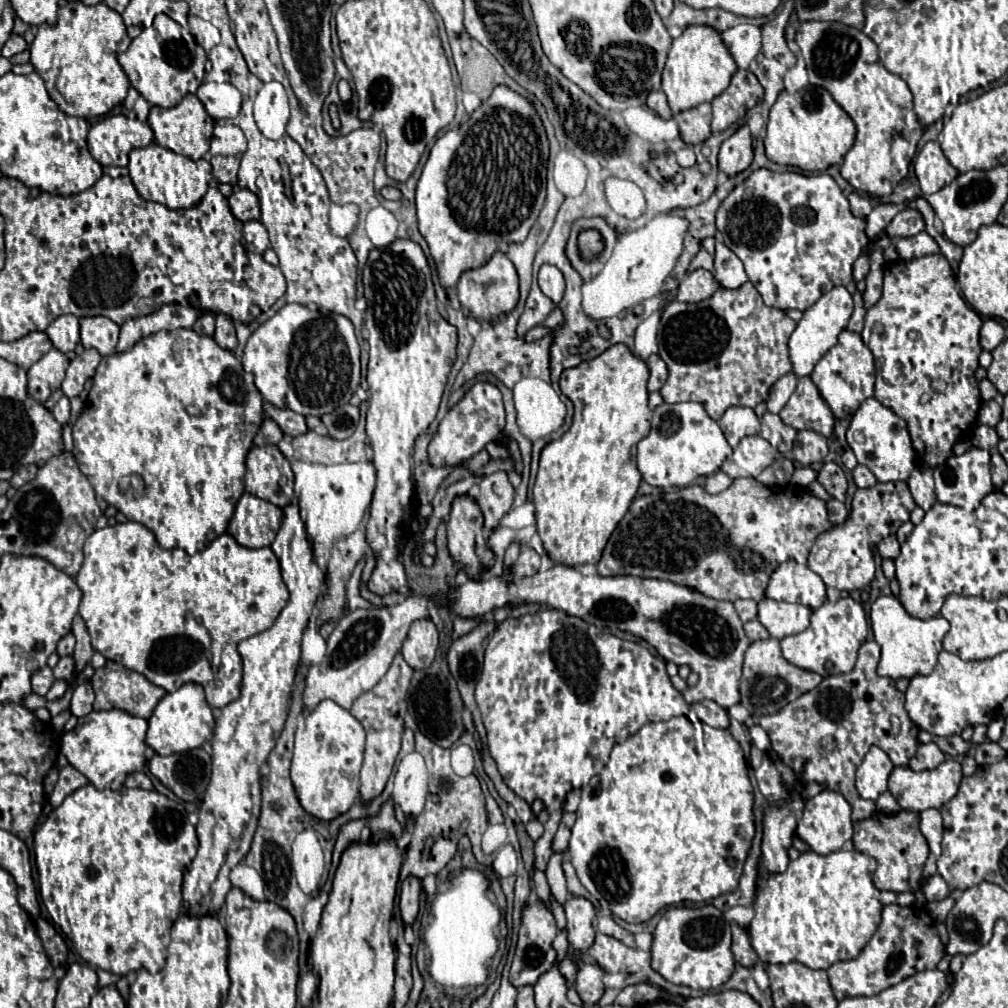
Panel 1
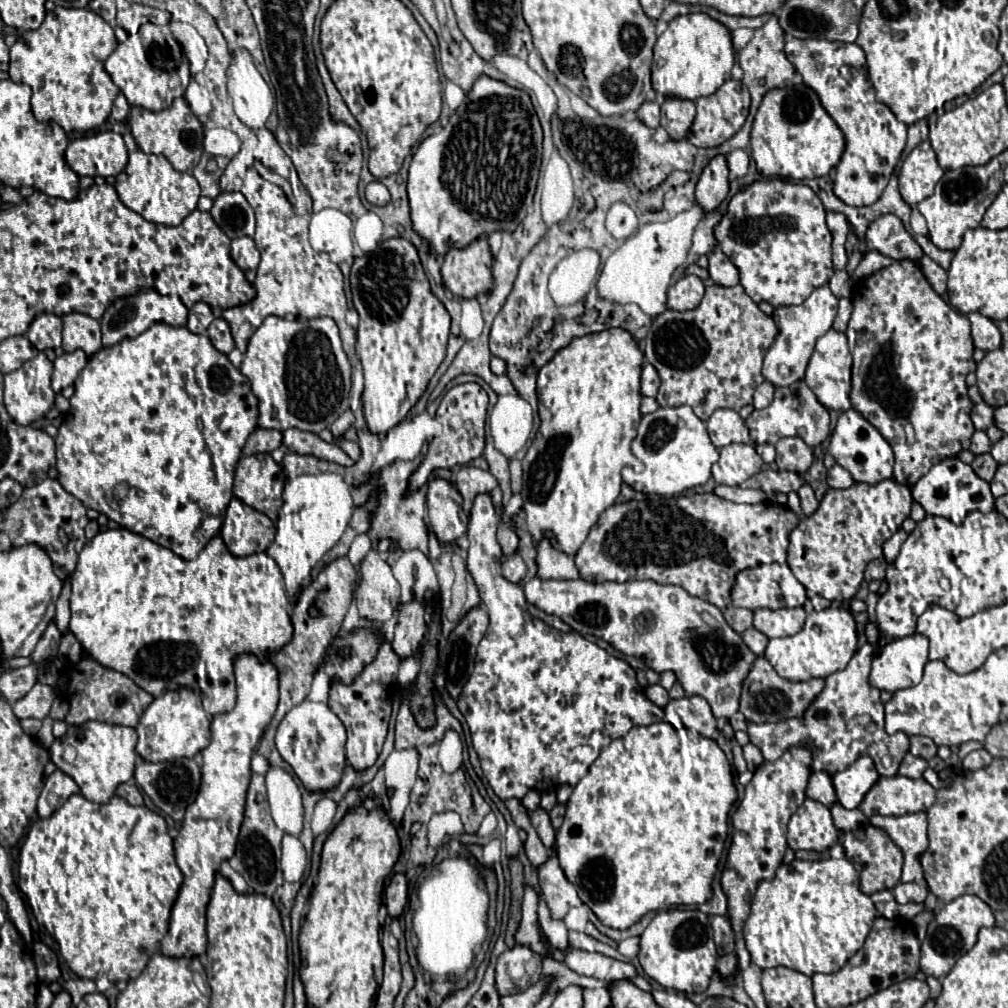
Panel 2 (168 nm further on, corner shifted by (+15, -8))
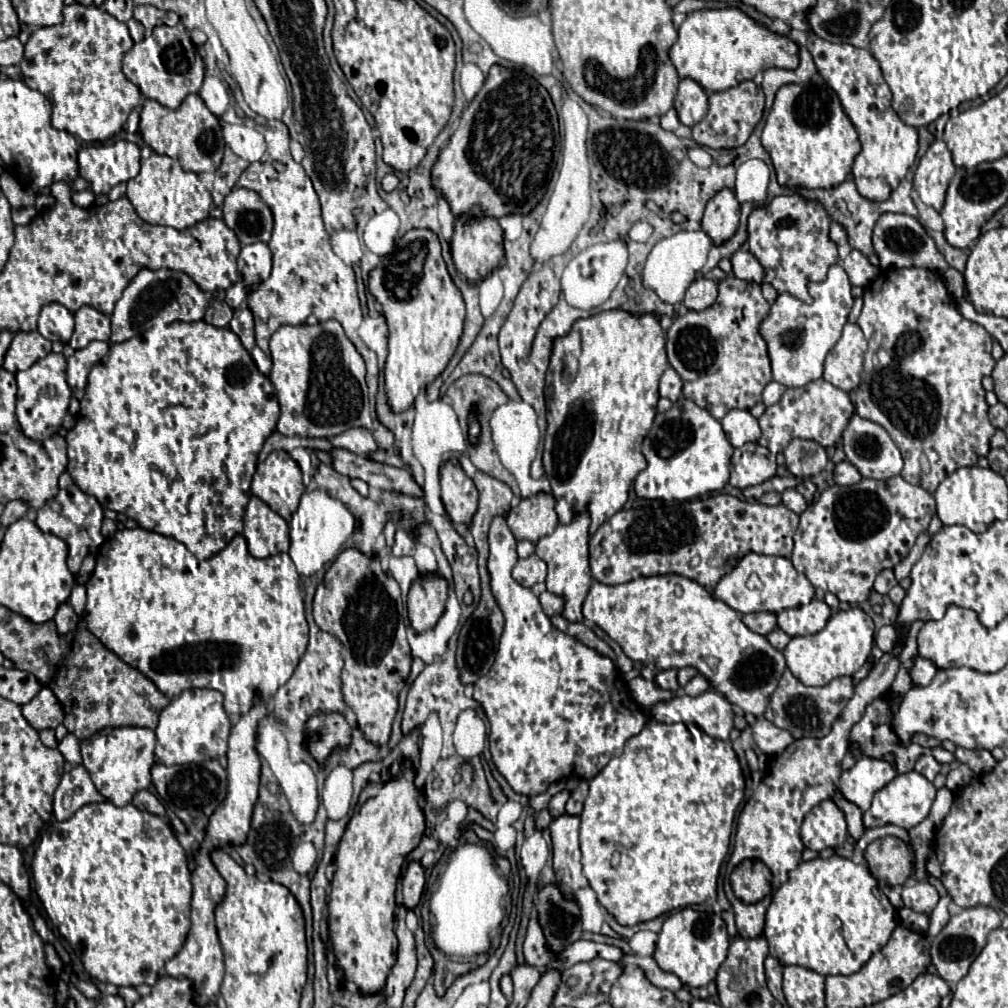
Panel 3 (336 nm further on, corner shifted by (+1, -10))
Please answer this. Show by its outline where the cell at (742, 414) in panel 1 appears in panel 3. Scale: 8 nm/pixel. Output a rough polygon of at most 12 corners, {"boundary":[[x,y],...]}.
{"boundary":[[731,410],[723,430],[731,446],[757,442],[761,428],[749,410]]}

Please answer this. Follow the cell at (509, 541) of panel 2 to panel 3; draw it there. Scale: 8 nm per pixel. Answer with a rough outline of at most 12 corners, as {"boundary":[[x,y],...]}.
{"boundary":[[521,498],[507,514],[517,540],[537,544],[557,528],[555,498]]}

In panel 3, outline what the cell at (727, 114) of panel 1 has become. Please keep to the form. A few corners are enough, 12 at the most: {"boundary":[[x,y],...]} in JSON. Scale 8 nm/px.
{"boundary":[[745,80],[711,92],[691,128],[705,148],[739,148],[761,120],[763,90]]}

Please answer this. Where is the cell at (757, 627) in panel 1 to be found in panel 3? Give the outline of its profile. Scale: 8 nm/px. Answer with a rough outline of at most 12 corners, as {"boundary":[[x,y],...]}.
{"boundary":[[781,628],[767,634],[767,640],[777,648],[785,650],[791,636]]}

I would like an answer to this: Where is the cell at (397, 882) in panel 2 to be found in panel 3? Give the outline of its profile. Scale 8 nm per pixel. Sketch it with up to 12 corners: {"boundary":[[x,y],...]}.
{"boundary":[[409,862],[401,878],[403,904],[415,908],[425,888],[425,870]]}

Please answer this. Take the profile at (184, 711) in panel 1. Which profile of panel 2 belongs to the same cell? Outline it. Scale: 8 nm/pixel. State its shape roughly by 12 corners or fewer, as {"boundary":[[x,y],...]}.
{"boundary":[[201,696],[155,698],[137,724],[147,762],[193,758],[209,740]]}

